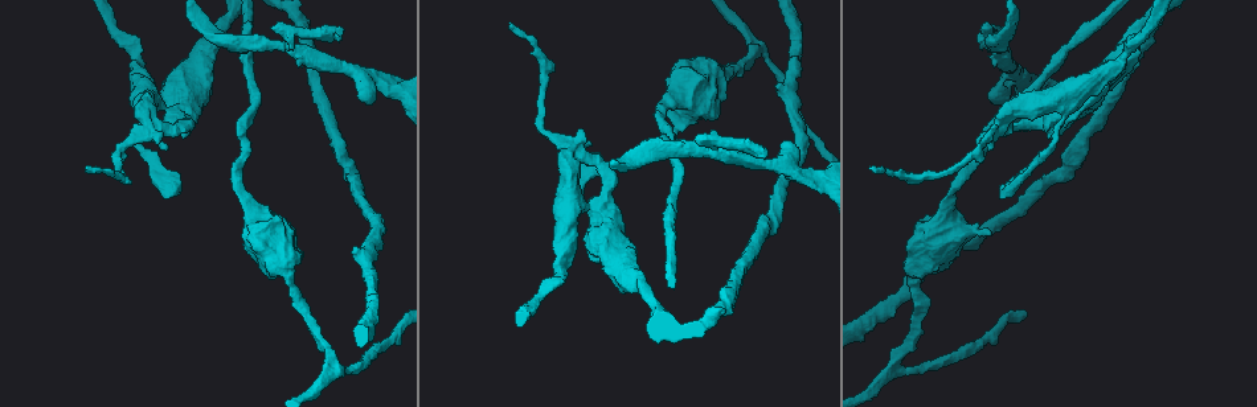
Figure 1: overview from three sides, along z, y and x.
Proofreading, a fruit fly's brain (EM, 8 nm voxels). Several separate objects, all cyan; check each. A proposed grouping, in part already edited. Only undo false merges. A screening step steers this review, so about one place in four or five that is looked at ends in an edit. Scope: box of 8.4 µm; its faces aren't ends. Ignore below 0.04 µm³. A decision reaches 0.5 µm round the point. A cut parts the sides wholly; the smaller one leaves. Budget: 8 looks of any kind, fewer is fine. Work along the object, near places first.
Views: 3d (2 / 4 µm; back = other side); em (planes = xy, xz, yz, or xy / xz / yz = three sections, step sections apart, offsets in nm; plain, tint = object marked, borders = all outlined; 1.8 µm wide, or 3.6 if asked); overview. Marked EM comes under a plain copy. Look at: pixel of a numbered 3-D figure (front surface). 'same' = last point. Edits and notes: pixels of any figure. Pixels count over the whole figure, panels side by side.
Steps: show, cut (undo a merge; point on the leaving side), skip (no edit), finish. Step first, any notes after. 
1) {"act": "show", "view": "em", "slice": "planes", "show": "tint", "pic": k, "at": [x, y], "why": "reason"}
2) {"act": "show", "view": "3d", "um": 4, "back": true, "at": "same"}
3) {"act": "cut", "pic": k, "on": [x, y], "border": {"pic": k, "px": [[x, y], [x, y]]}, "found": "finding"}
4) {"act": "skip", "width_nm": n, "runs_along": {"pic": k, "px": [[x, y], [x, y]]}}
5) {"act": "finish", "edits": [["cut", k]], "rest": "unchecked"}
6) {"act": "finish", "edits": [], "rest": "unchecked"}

{"act": "show", "view": "em", "um": 3.6, "slice": "xz", "step": 4, "show": "tint", "pic": 1, "at": [927, 256], "why": "calibre changes"}

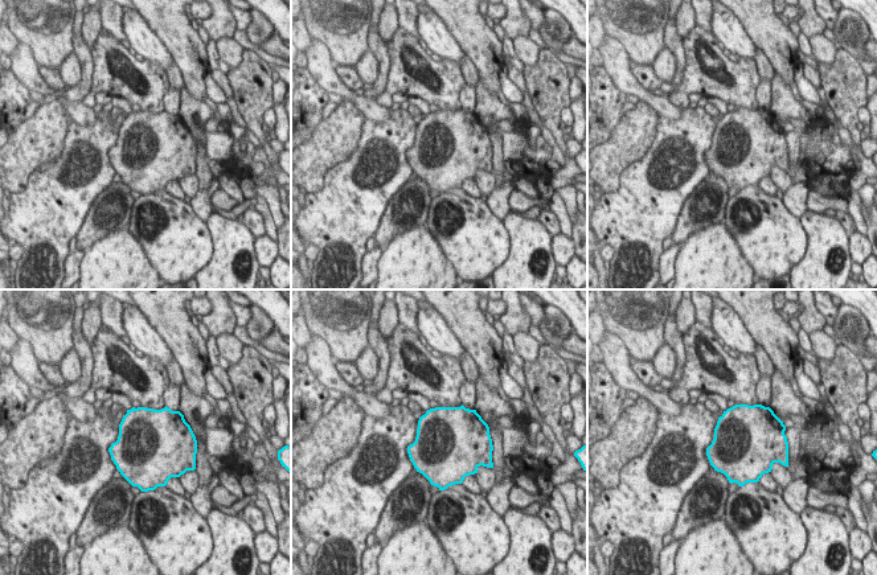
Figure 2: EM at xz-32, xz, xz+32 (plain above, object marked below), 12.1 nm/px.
{"act": "show", "view": "em", "um": 3.6, "slice": "planes", "show": "tint", "at": "same", "why": "cut it another way"}

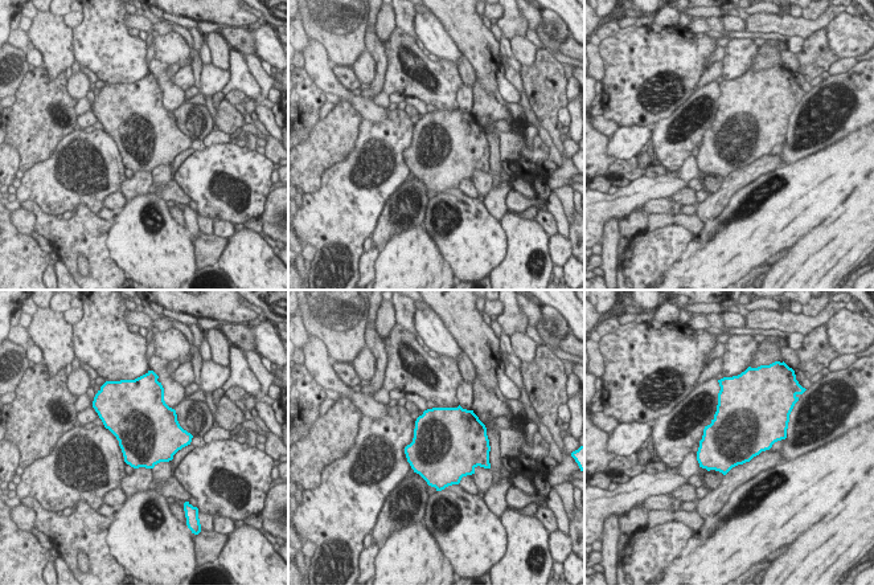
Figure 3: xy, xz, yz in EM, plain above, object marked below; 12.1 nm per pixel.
{"act": "skip", "found": "continuous, no second cell"}

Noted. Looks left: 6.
{"act": "show", "view": "em", "slice": "xz", "step": 16, "show": "tint", "pic": 1, "at": [897, 363], "why": "branch point"}

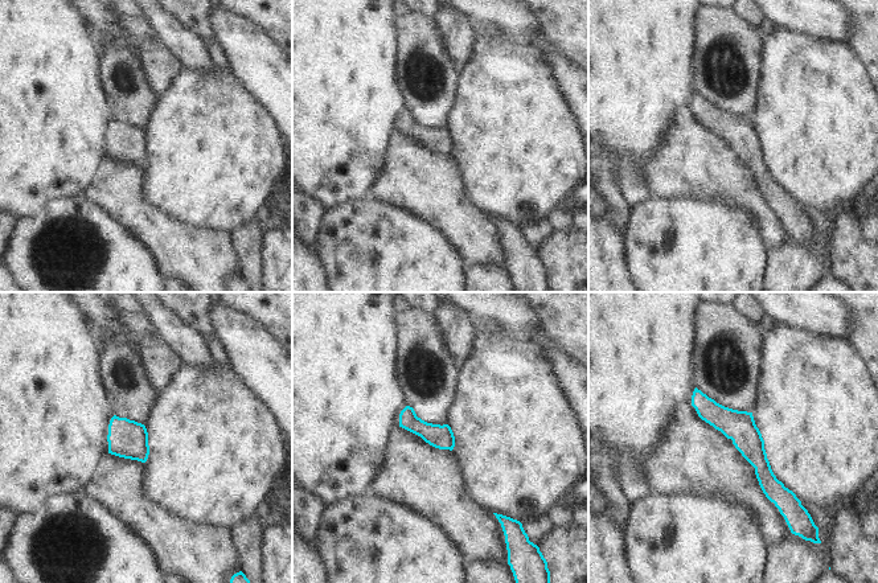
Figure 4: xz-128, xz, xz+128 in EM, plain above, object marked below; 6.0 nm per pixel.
{"act": "skip", "runs_along": {"pic": 4, "px": [[697, 393], [753, 448], [786, 499]]}, "found": "one cell here"}

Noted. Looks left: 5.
{"act": "show", "view": "3d", "um": 2, "pic": 1, "at": [1008, 129], "why": "sudden change in width"}

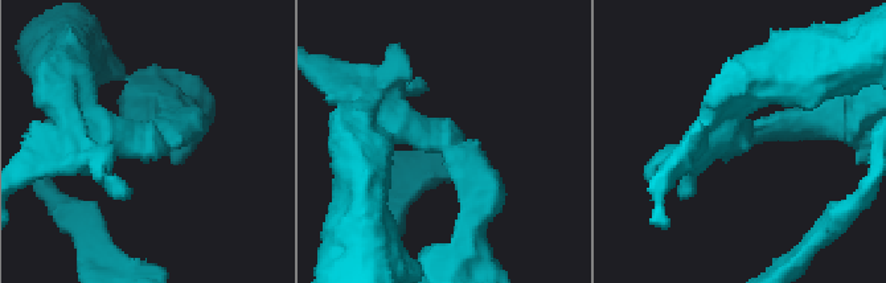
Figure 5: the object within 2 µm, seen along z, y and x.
{"act": "show", "view": "em", "slice": "planes", "show": "borders", "pic": 5, "at": [426, 137], "why": "now the EM"}

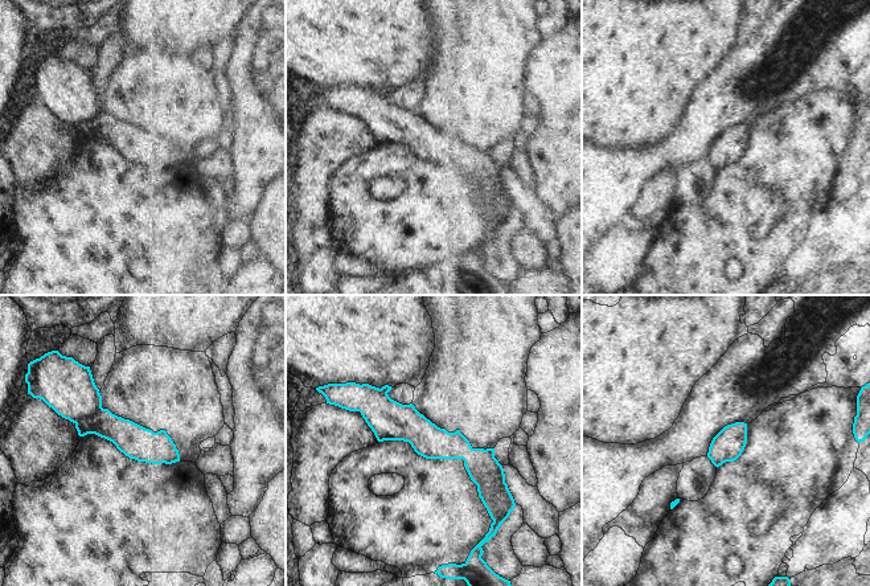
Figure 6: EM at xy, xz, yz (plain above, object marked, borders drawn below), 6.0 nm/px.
{"act": "cut", "pic": 6, "on": [65, 385], "found": "two cells meet here"}

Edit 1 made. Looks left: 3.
{"act": "finish", "edits": [["cut", 6]], "rest": "unchecked"}

